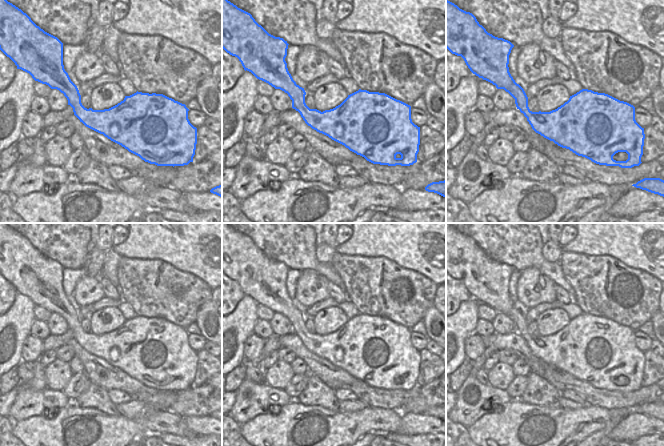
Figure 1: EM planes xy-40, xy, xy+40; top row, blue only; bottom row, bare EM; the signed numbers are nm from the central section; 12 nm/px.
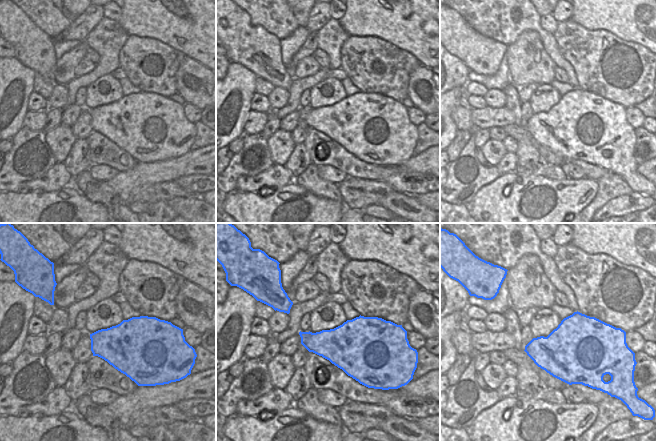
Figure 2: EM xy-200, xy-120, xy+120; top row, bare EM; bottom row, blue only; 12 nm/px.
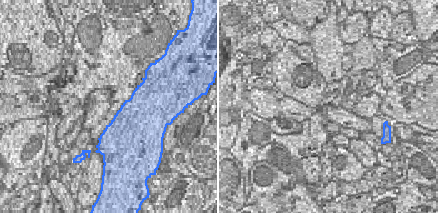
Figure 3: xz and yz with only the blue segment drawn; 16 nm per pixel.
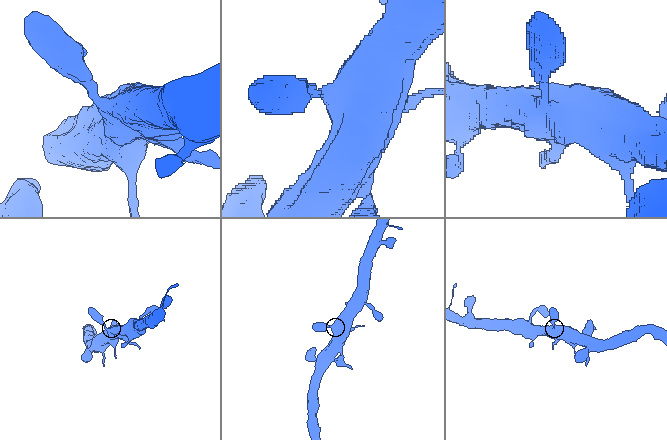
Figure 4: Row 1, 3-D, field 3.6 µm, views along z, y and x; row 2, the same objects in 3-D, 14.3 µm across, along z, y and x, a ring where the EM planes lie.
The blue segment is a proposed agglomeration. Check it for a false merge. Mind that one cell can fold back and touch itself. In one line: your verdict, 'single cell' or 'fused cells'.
single cell

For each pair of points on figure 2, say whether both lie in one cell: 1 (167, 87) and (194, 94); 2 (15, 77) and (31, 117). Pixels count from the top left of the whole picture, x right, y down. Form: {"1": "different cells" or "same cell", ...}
{"1": "different cells", "2": "different cells"}

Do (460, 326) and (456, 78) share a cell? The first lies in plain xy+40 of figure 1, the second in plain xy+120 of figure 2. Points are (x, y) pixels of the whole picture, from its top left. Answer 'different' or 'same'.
different

